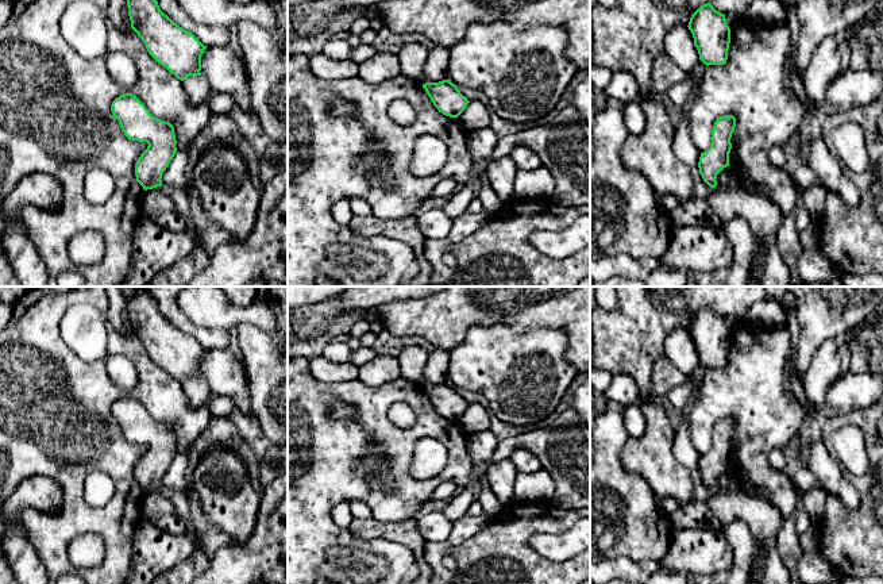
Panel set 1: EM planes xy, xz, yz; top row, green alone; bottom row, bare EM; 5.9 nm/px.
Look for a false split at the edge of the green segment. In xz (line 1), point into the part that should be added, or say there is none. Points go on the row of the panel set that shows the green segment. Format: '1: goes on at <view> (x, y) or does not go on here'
1: does not go on here

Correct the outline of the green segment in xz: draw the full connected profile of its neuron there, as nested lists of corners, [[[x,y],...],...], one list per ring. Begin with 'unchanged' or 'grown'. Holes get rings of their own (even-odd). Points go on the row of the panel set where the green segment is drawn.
unchanged | [[[450,80],[423,84],[433,105],[446,116],[458,118],[470,103]]]

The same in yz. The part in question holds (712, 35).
unchanged | [[[706,3],[691,15],[687,27],[693,34],[699,59],[706,66],[726,64],[730,28],[724,14]]]

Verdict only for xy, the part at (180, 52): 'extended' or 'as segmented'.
as segmented

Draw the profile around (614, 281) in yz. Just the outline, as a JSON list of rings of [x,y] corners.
[[[612,277],[605,281],[590,281],[590,287],[645,287],[640,280],[631,280],[625,277]]]

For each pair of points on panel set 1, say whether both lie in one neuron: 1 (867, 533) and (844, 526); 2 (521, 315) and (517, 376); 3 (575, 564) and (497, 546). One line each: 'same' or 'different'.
1: same
2: different
3: same

